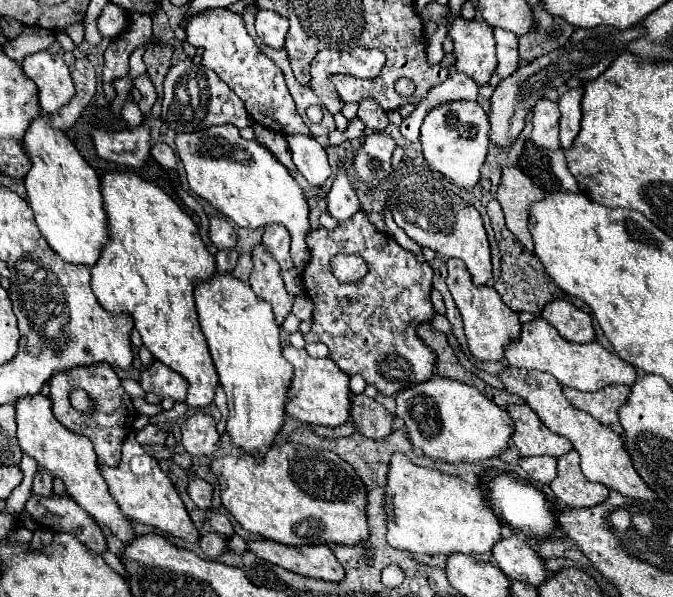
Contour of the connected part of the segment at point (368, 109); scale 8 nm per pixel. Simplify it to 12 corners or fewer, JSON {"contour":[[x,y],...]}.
{"contour":[[372,98],[360,102],[358,118],[372,132],[388,126],[388,116]]}

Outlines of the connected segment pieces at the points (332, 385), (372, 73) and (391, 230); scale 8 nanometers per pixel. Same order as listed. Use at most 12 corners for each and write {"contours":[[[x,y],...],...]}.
{"contours":[[[284,348],[294,366],[288,416],[336,428],[350,376],[330,358]],[[376,48],[322,50],[312,62],[310,88],[340,112],[332,74],[376,78],[386,56]],[[384,212],[388,234],[410,252],[420,252],[412,242],[392,220],[390,212]]]}

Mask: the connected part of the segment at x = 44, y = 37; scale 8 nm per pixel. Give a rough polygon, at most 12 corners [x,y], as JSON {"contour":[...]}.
{"contour":[[26,28],[6,40],[4,54],[22,64],[24,56],[54,42],[52,30]]}

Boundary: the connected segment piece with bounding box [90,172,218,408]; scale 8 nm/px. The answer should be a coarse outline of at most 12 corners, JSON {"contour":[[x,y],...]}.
{"contour":[[108,172],[110,242],[92,290],[156,360],[218,374],[194,286],[216,272],[198,226],[156,184]]}

